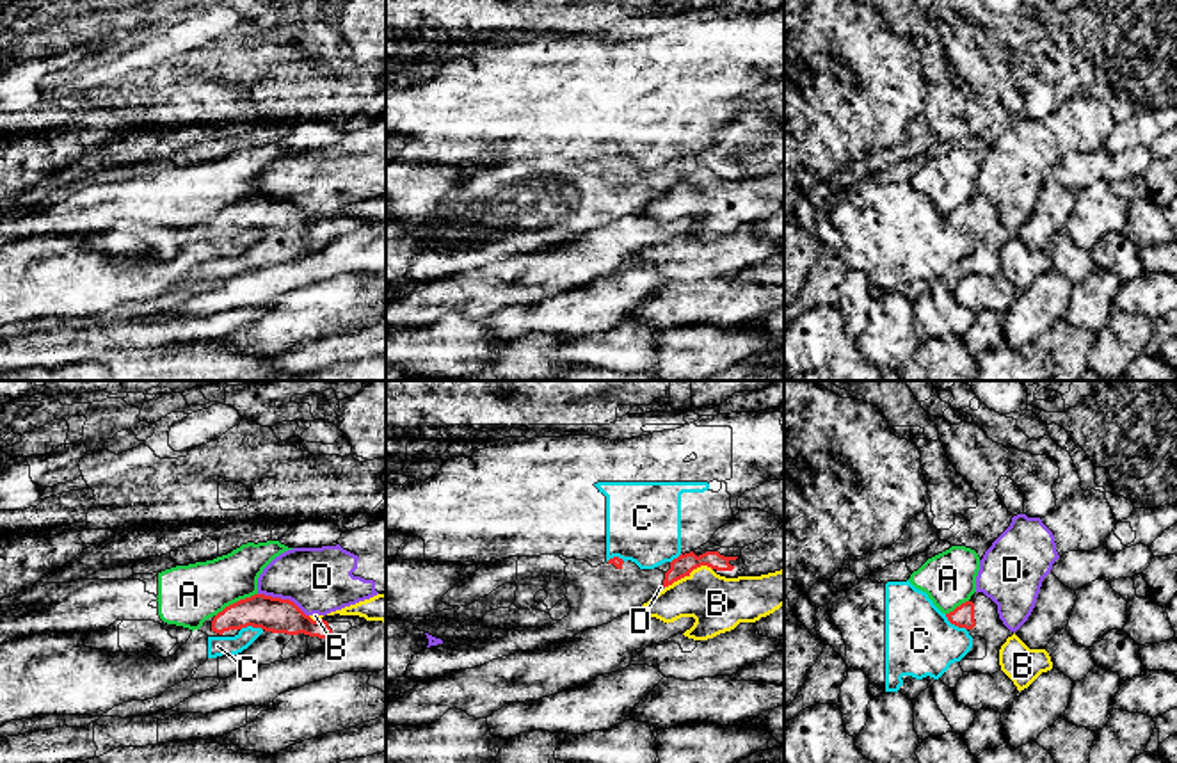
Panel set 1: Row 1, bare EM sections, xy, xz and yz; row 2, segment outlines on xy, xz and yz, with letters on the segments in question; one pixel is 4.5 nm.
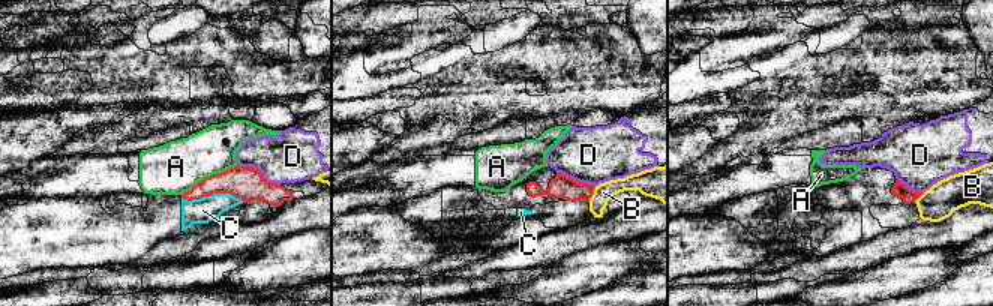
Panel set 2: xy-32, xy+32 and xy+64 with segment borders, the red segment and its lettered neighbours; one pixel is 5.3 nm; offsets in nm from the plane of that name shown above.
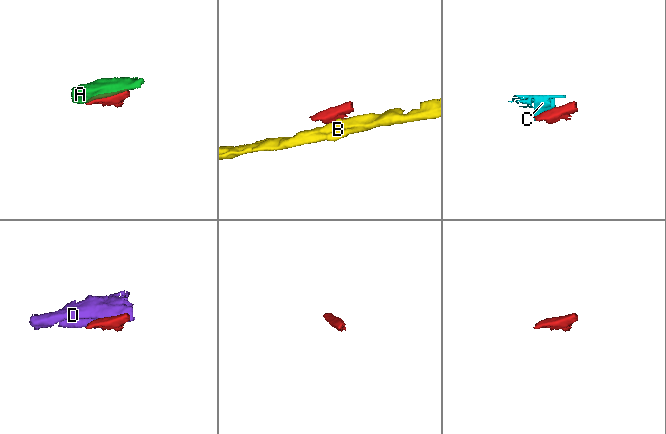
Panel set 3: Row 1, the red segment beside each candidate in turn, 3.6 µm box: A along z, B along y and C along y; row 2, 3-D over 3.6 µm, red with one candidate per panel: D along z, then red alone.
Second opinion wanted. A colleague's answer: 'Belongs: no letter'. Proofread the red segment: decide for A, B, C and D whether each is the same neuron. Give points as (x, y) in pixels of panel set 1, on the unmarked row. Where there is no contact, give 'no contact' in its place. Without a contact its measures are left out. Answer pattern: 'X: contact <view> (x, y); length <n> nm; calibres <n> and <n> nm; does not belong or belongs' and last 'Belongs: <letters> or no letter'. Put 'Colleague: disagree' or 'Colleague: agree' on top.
Colleague: agree
A: contact xy (237, 203); length 220 nm; calibres 160 and 280 nm; does not belong
B: contact xz (688, 175); length 240 nm; calibres 90 and 260 nm; does not belong
C: contact yz (955, 226); length 130 nm; calibres 100 and 320 nm; does not belong
D: contact xy (283, 201); length 260 nm; calibres 160 and 300 nm; does not belong
Belongs: no letter

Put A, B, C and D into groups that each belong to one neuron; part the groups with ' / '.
A / B / C / D

